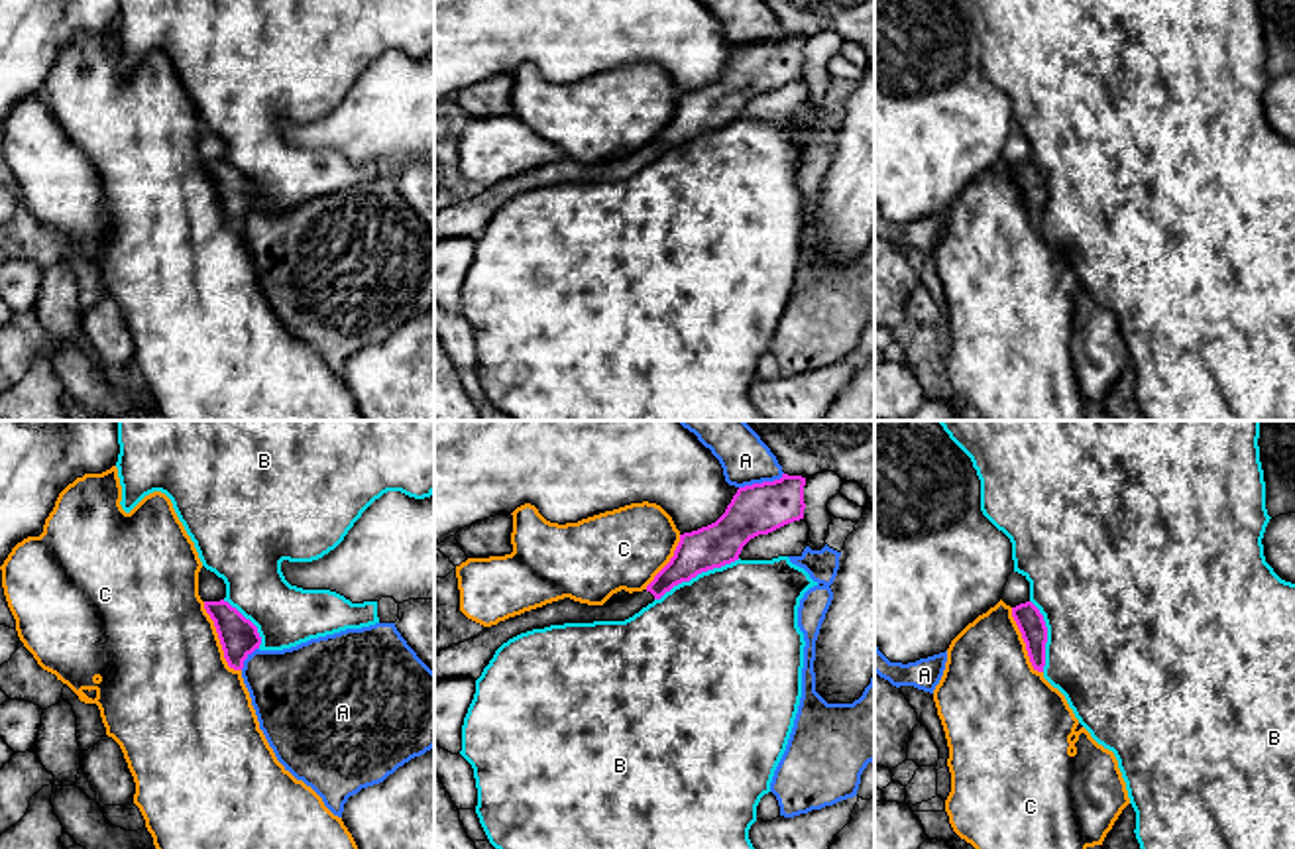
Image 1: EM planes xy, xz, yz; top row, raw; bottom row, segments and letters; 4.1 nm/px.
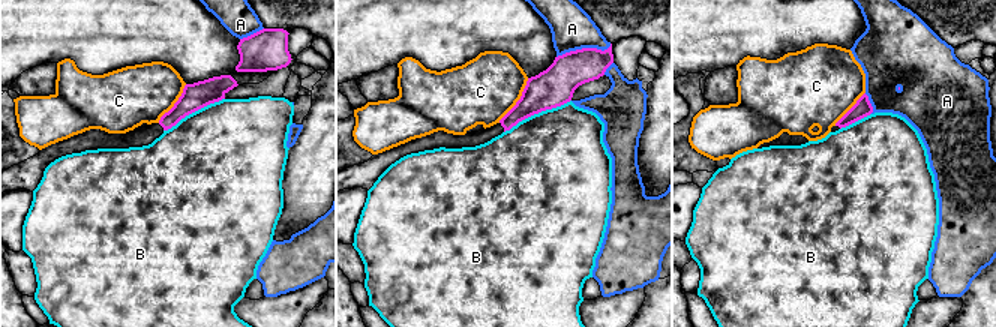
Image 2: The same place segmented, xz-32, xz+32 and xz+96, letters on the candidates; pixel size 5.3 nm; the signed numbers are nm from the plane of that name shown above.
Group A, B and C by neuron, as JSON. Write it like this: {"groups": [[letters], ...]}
{"groups": [["A"], ["B"], ["C"]]}

